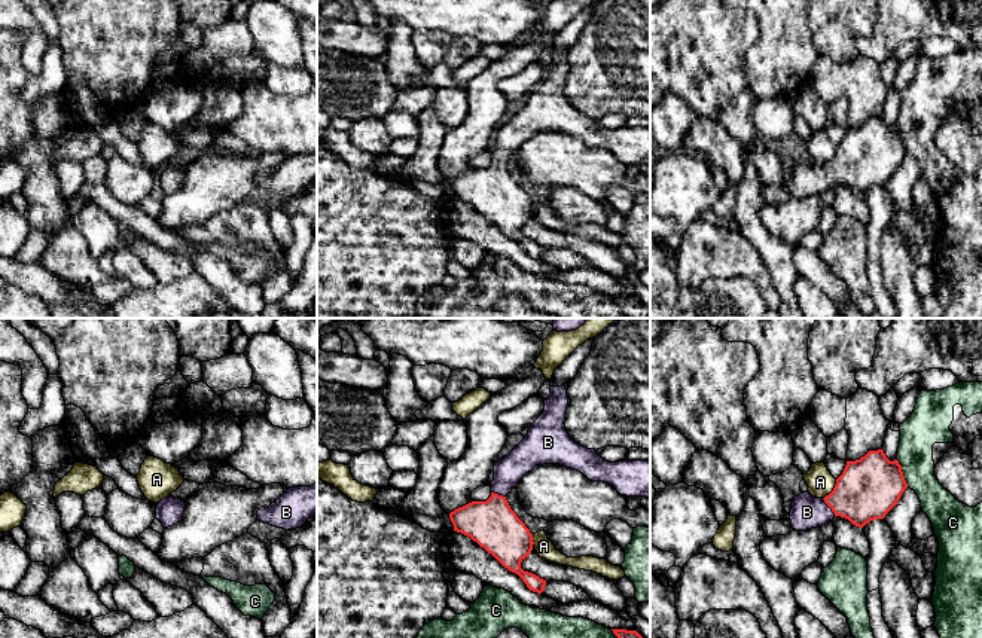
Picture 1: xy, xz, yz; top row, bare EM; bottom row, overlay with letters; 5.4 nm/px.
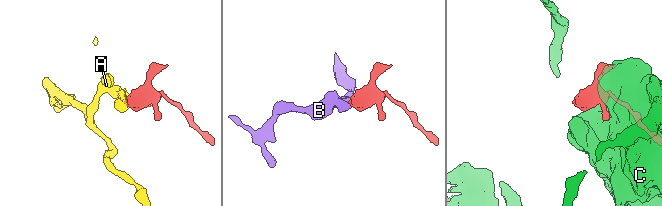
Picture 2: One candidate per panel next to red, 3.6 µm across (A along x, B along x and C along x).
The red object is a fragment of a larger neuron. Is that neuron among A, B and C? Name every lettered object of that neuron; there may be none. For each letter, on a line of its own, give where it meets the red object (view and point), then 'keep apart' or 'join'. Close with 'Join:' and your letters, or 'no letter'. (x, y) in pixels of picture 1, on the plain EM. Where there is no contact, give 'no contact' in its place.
A: yz (833, 156) | keep apart
B: yz (829, 173) | join
C: yz (902, 140) | keep apart
Join: B

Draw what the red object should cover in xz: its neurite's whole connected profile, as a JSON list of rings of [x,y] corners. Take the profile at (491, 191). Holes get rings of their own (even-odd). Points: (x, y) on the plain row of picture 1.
[[[565,52],[551,54],[545,79],[531,91],[524,107],[495,129],[491,164],[449,180],[454,198],[470,204],[537,260],[545,257],[546,247],[521,235],[533,217],[533,201],[506,167],[528,138],[536,132],[559,131],[592,149],[609,150],[620,162],[650,167],[650,128],[609,129],[595,116],[580,113],[565,97],[567,73]]]

